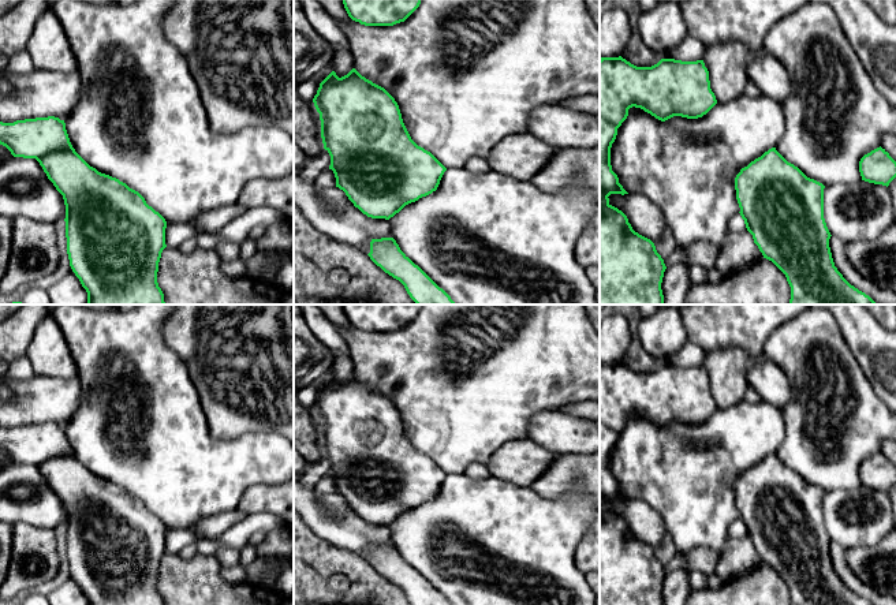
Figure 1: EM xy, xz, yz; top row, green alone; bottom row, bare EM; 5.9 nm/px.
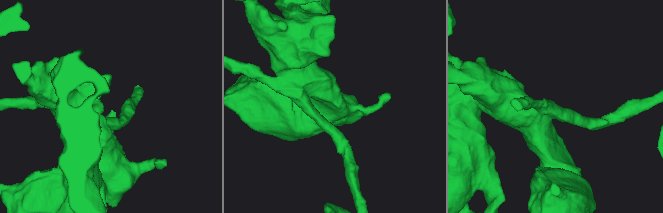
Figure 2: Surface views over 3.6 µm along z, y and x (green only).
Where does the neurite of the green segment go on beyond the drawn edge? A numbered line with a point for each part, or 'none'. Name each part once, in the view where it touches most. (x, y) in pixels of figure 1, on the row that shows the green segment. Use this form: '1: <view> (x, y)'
none

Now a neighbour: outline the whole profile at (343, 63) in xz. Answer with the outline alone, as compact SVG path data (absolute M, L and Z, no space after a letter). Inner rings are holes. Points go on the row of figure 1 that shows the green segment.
M341 49L333 56L333 71L339 78L347 75L354 68L352 55L348 49Z

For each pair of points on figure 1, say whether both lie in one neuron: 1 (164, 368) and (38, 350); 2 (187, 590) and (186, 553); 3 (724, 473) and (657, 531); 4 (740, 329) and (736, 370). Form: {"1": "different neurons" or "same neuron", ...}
{"1": "different neurons", "2": "different neurons", "3": "different neurons", "4": "different neurons"}

